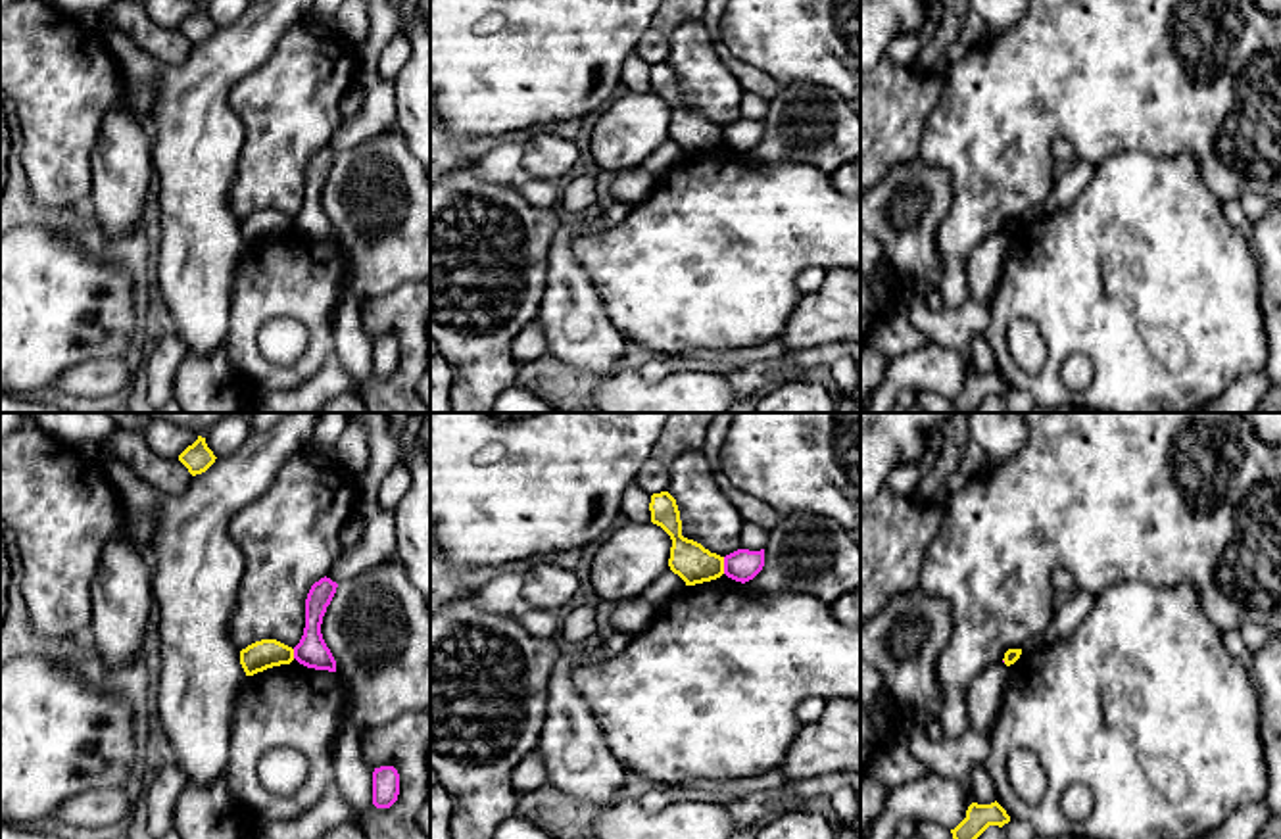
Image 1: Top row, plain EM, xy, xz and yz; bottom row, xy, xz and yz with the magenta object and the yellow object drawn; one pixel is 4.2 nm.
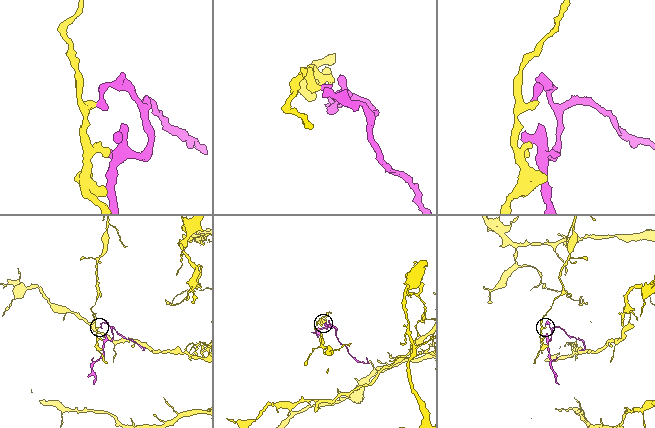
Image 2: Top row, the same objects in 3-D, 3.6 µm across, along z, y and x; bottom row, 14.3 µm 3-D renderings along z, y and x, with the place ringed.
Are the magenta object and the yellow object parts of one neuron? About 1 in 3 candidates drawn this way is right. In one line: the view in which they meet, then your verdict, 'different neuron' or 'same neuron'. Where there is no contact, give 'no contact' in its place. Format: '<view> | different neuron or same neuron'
xz | different neuron

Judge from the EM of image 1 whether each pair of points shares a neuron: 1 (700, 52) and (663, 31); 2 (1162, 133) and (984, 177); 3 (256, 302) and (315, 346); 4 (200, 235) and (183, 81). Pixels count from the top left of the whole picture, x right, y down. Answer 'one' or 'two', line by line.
1: two
2: one
3: one
4: one

